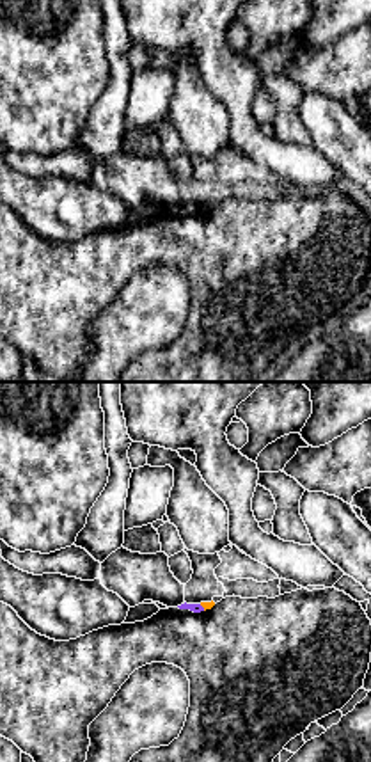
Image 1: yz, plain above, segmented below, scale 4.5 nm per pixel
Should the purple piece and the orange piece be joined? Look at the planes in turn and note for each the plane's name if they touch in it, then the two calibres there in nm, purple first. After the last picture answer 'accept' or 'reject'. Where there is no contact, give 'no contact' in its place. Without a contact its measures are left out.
meets purple in yz; 50 nm thick on the purple side, 30 nm on the other

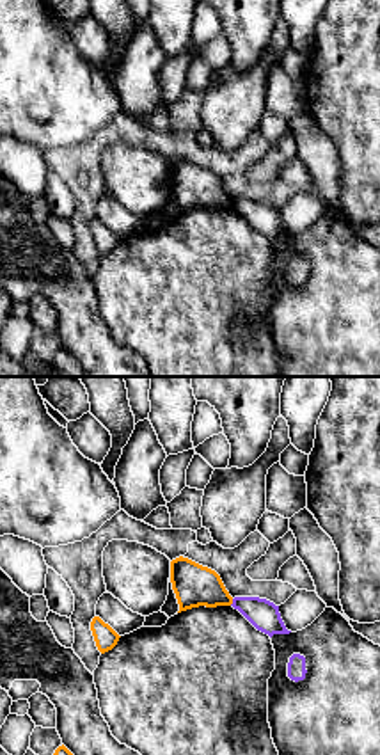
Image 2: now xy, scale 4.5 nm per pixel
meets purple in xy; 140 nm thick on the purple side, 190 nm on the other

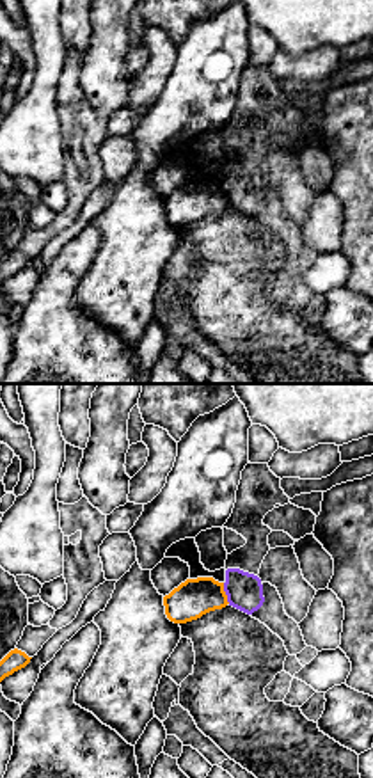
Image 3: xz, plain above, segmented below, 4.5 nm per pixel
meets purple in xz; 170 nm thick on the purple side, 170 nm on the other

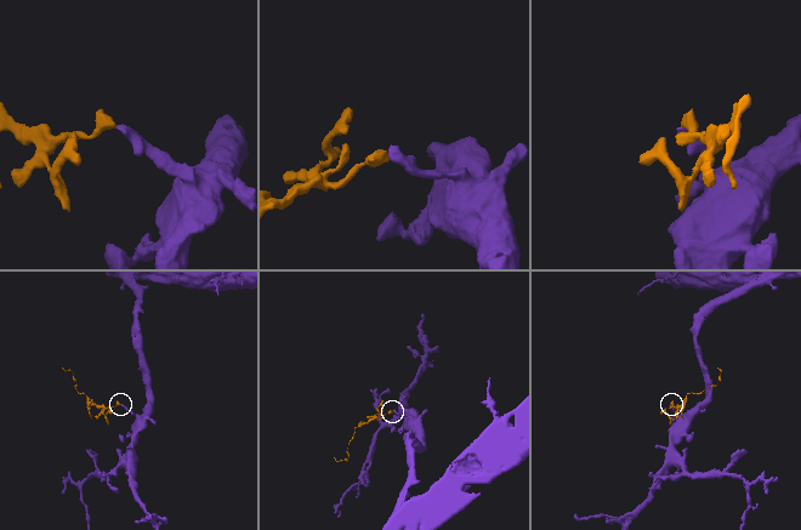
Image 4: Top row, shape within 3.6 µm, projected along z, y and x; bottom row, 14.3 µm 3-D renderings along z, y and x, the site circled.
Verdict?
reject

